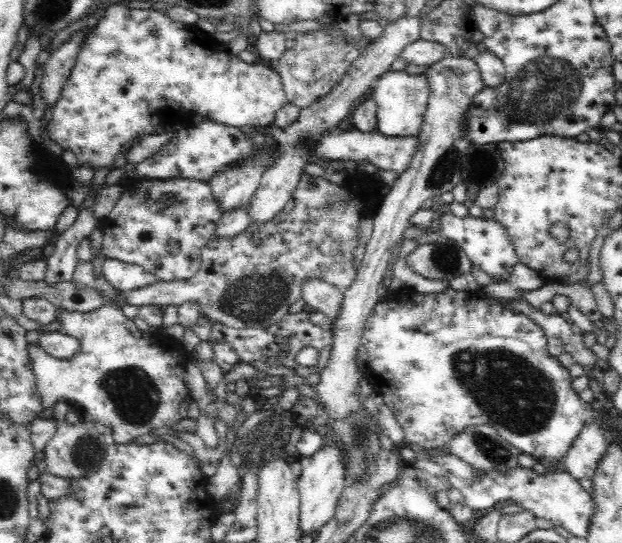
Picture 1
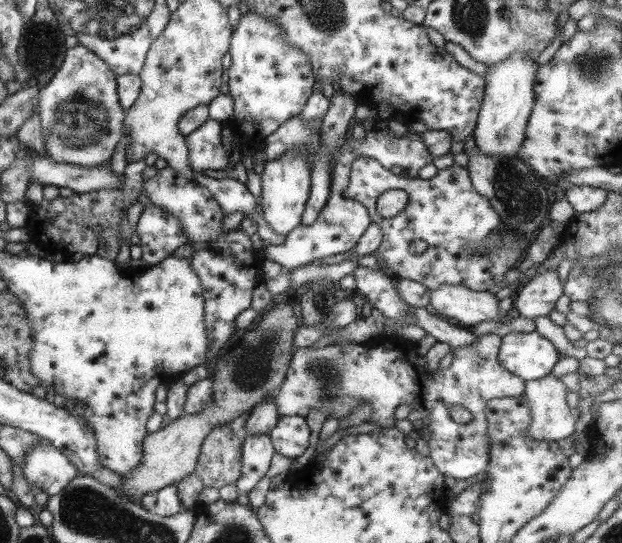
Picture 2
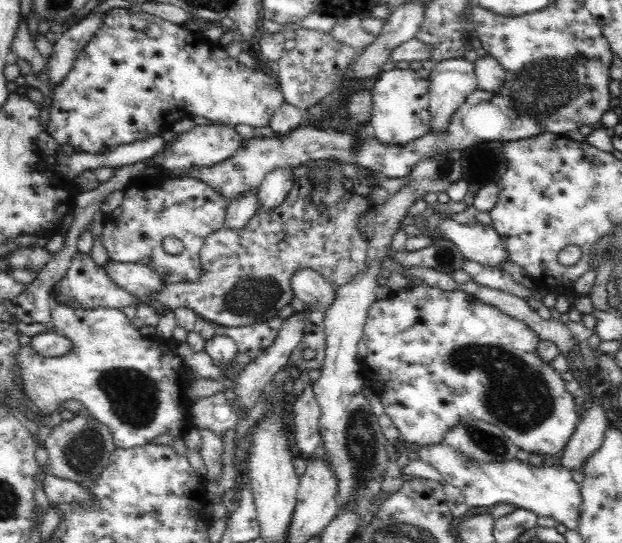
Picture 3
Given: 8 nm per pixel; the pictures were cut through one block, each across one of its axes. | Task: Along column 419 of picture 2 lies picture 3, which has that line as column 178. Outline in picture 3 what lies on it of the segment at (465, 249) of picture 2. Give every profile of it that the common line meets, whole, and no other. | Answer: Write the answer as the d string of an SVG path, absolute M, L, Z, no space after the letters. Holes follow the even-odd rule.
M138 175L126 187L122 204L104 214L100 236L112 261L150 267L166 284L196 282L202 276L202 245L213 232L224 228L228 206L226 197L200 179ZM167 236L178 238L184 249L178 254L167 253L162 247Z

